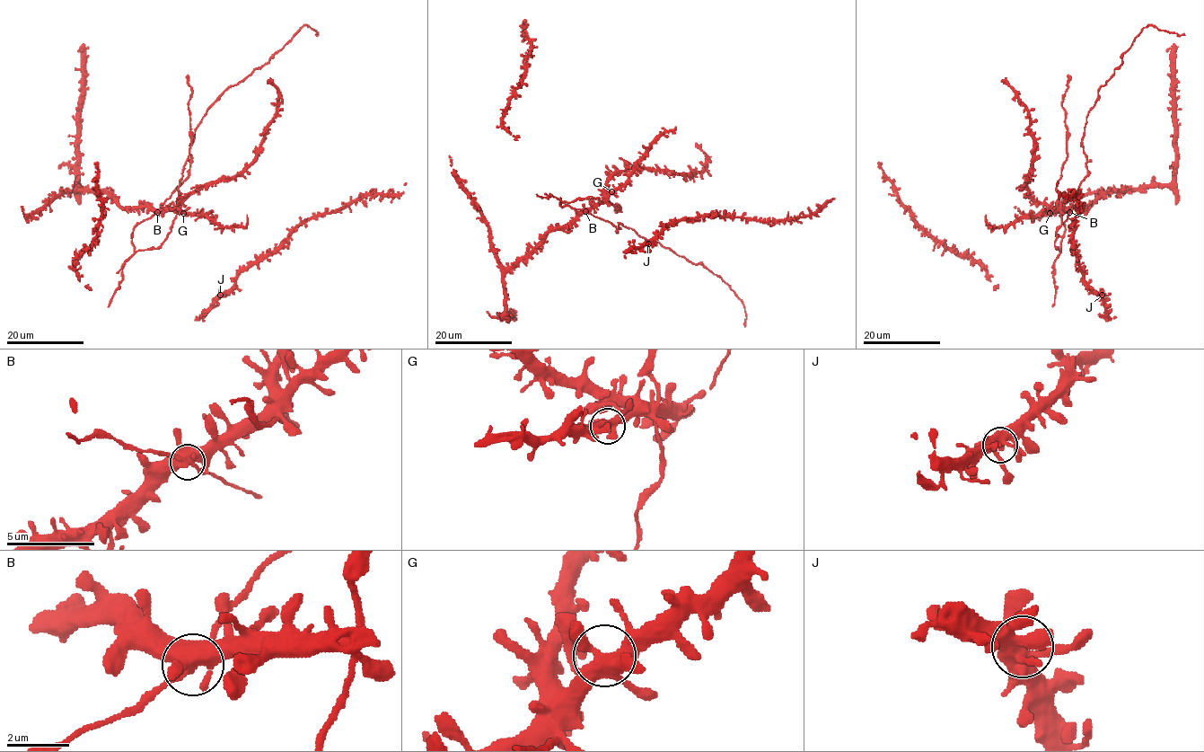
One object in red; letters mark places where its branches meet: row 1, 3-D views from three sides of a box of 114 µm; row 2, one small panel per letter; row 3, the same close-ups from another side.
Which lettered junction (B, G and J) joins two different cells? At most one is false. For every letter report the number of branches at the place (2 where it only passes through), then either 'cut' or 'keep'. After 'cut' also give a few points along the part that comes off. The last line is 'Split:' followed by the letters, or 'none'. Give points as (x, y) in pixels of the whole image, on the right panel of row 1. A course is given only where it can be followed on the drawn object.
B: 6 | keep
G: 5 | keep
J: 5 | keep
Split: none

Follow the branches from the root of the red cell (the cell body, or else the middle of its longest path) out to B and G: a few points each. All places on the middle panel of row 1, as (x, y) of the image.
B: (601, 203), (604, 201), (595, 203), (585, 212)
G: (601, 203), (605, 201), (611, 191)

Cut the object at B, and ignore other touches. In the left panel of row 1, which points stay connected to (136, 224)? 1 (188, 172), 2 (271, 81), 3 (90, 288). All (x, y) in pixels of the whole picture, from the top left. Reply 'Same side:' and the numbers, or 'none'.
Same side: 1

